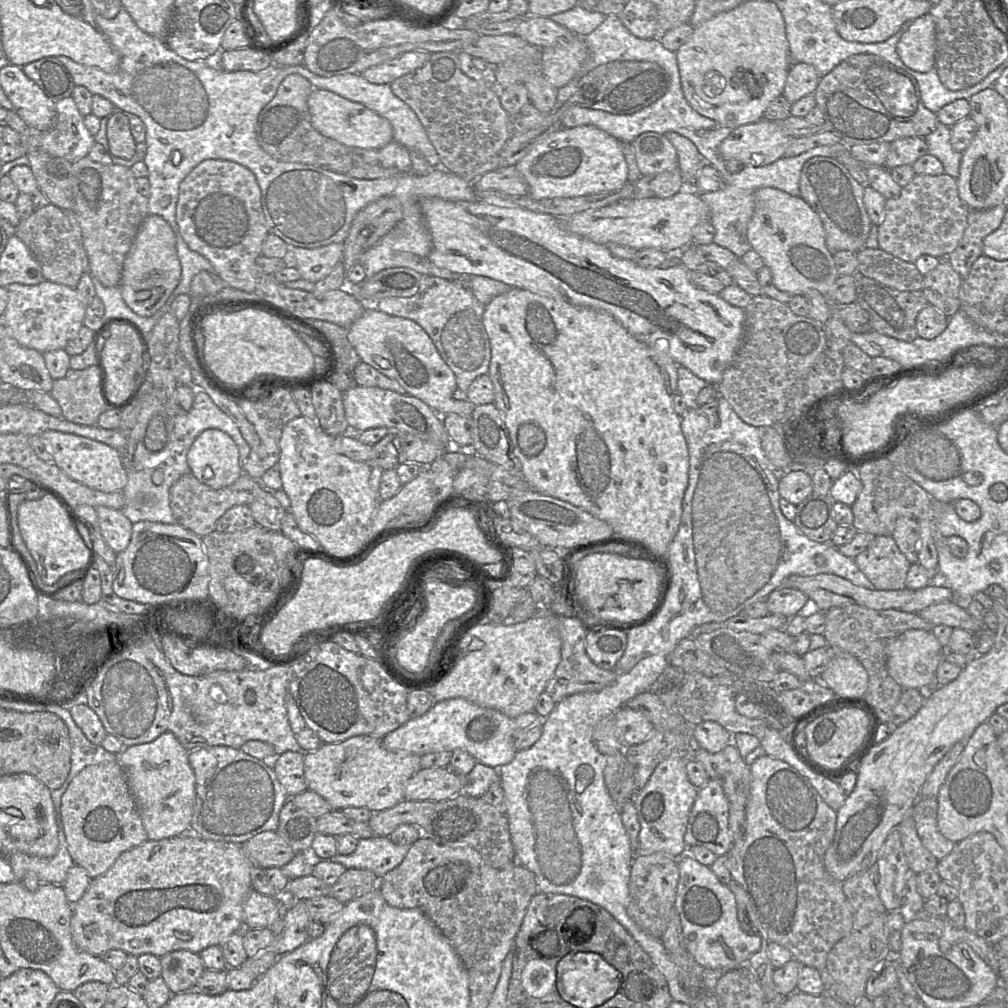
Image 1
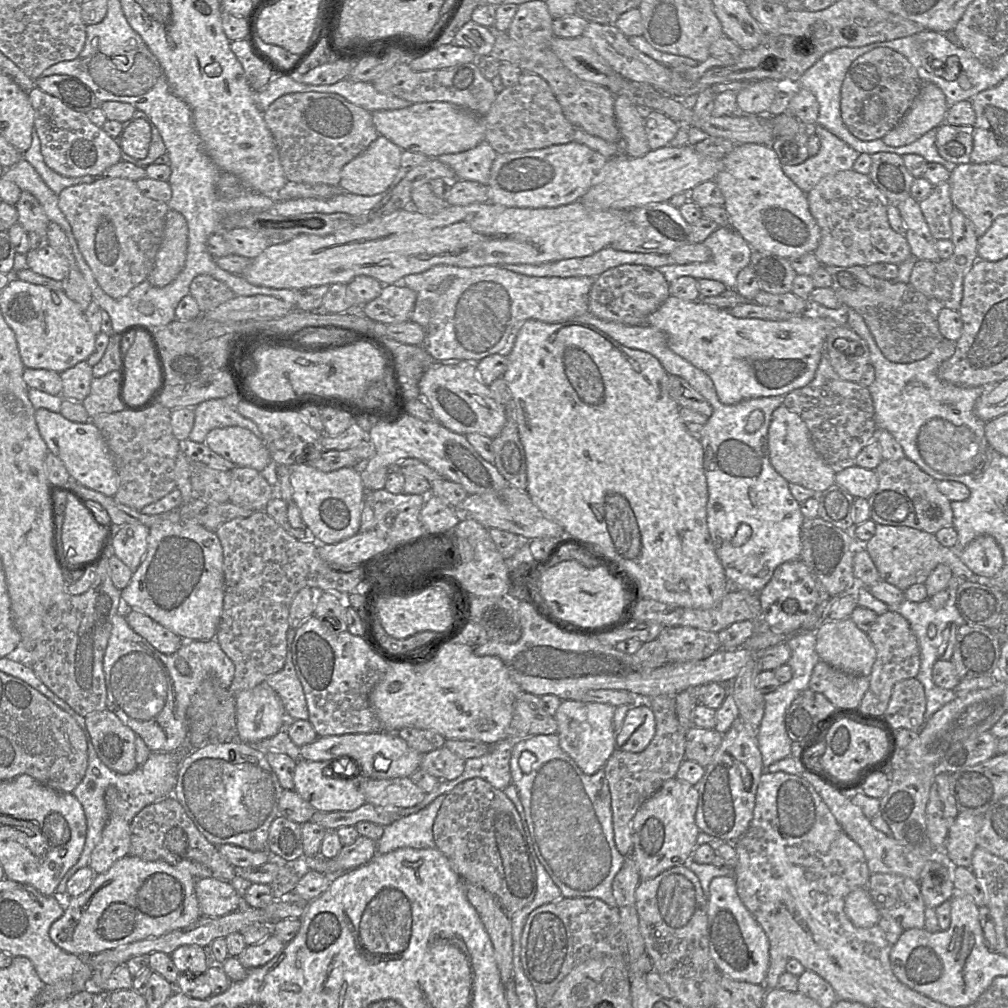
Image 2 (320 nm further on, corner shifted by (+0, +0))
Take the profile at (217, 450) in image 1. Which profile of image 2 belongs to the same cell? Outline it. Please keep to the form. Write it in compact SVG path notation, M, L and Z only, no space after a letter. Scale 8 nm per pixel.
M244 427L212 429L208 432L204 443L212 451L237 466L253 468L259 472L272 460L263 439Z

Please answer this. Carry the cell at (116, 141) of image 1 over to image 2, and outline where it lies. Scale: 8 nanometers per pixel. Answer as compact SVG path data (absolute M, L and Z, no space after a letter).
M144 118L123 122L123 130L116 139L120 149L136 159L145 158L151 143L151 127Z

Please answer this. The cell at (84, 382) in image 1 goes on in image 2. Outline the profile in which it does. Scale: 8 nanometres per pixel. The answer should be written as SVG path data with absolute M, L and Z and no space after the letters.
M118 370L92 379L90 392L82 401L90 419L102 413L115 413L125 409L120 397L121 381L122 376Z

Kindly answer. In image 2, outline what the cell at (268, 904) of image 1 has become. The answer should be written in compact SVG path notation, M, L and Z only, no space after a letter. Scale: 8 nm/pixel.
M198 878L195 888L202 915L220 917L240 909L243 905L243 897L228 881Z

